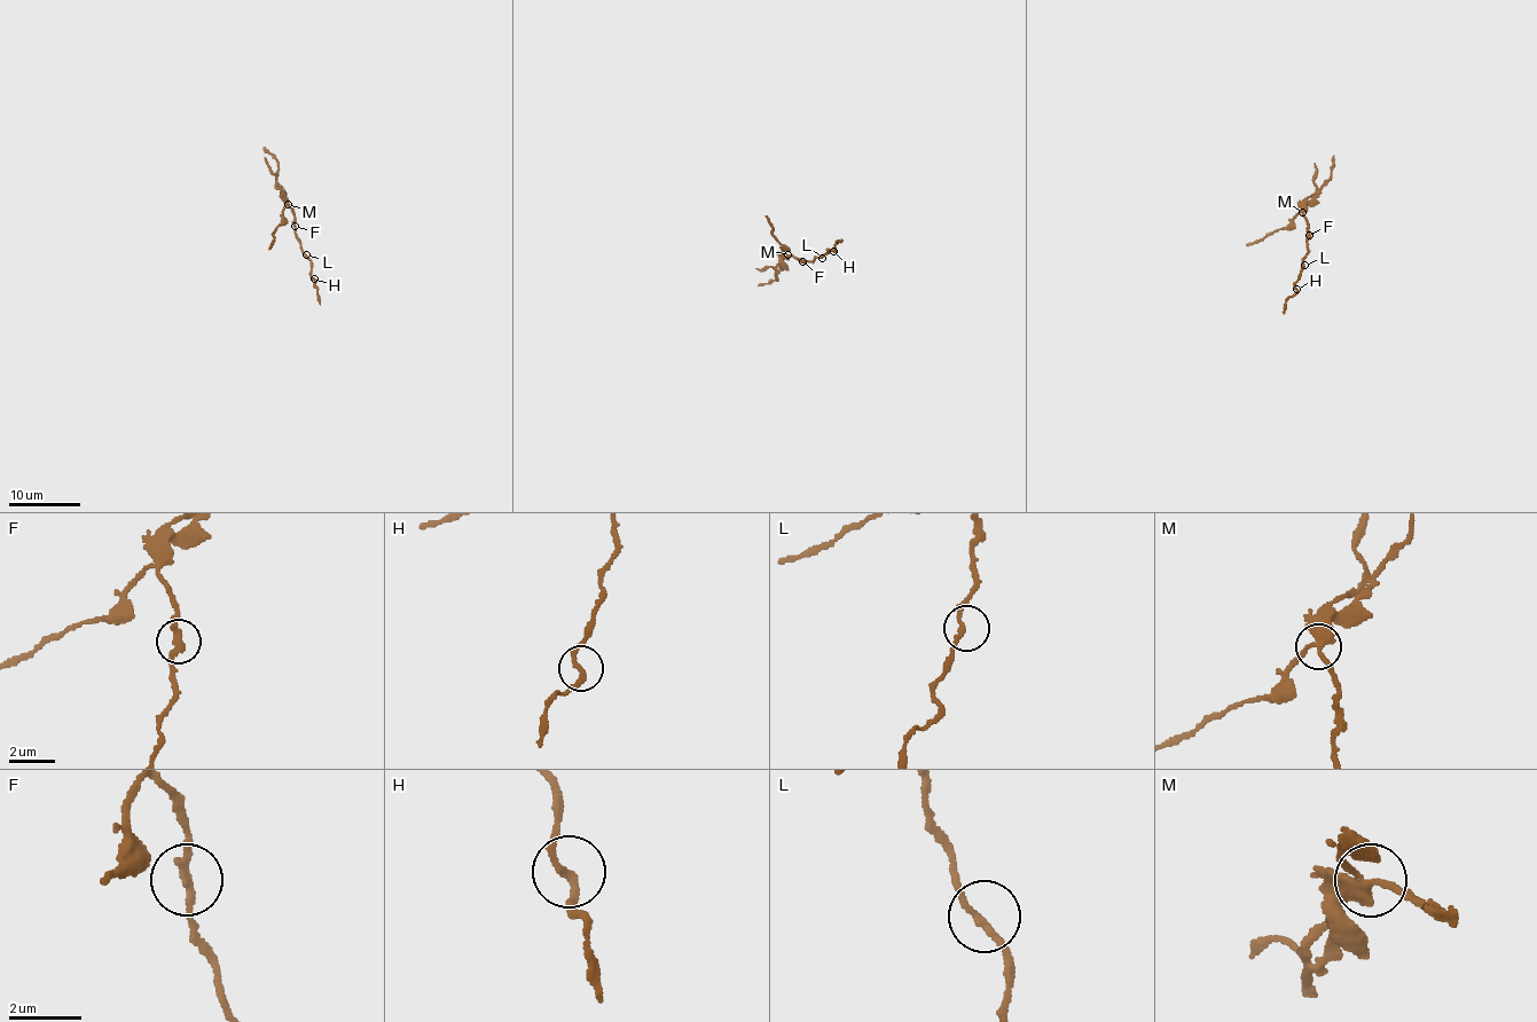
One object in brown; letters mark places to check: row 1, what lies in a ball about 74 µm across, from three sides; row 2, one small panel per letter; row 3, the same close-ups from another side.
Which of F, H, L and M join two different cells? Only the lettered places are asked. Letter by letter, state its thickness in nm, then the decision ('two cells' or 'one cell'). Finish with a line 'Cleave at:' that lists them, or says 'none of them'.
F: 220 nm | one cell
H: 200 nm | one cell
L: 190 nm | one cell
M: 280 nm | two cells
Cleave at: M

